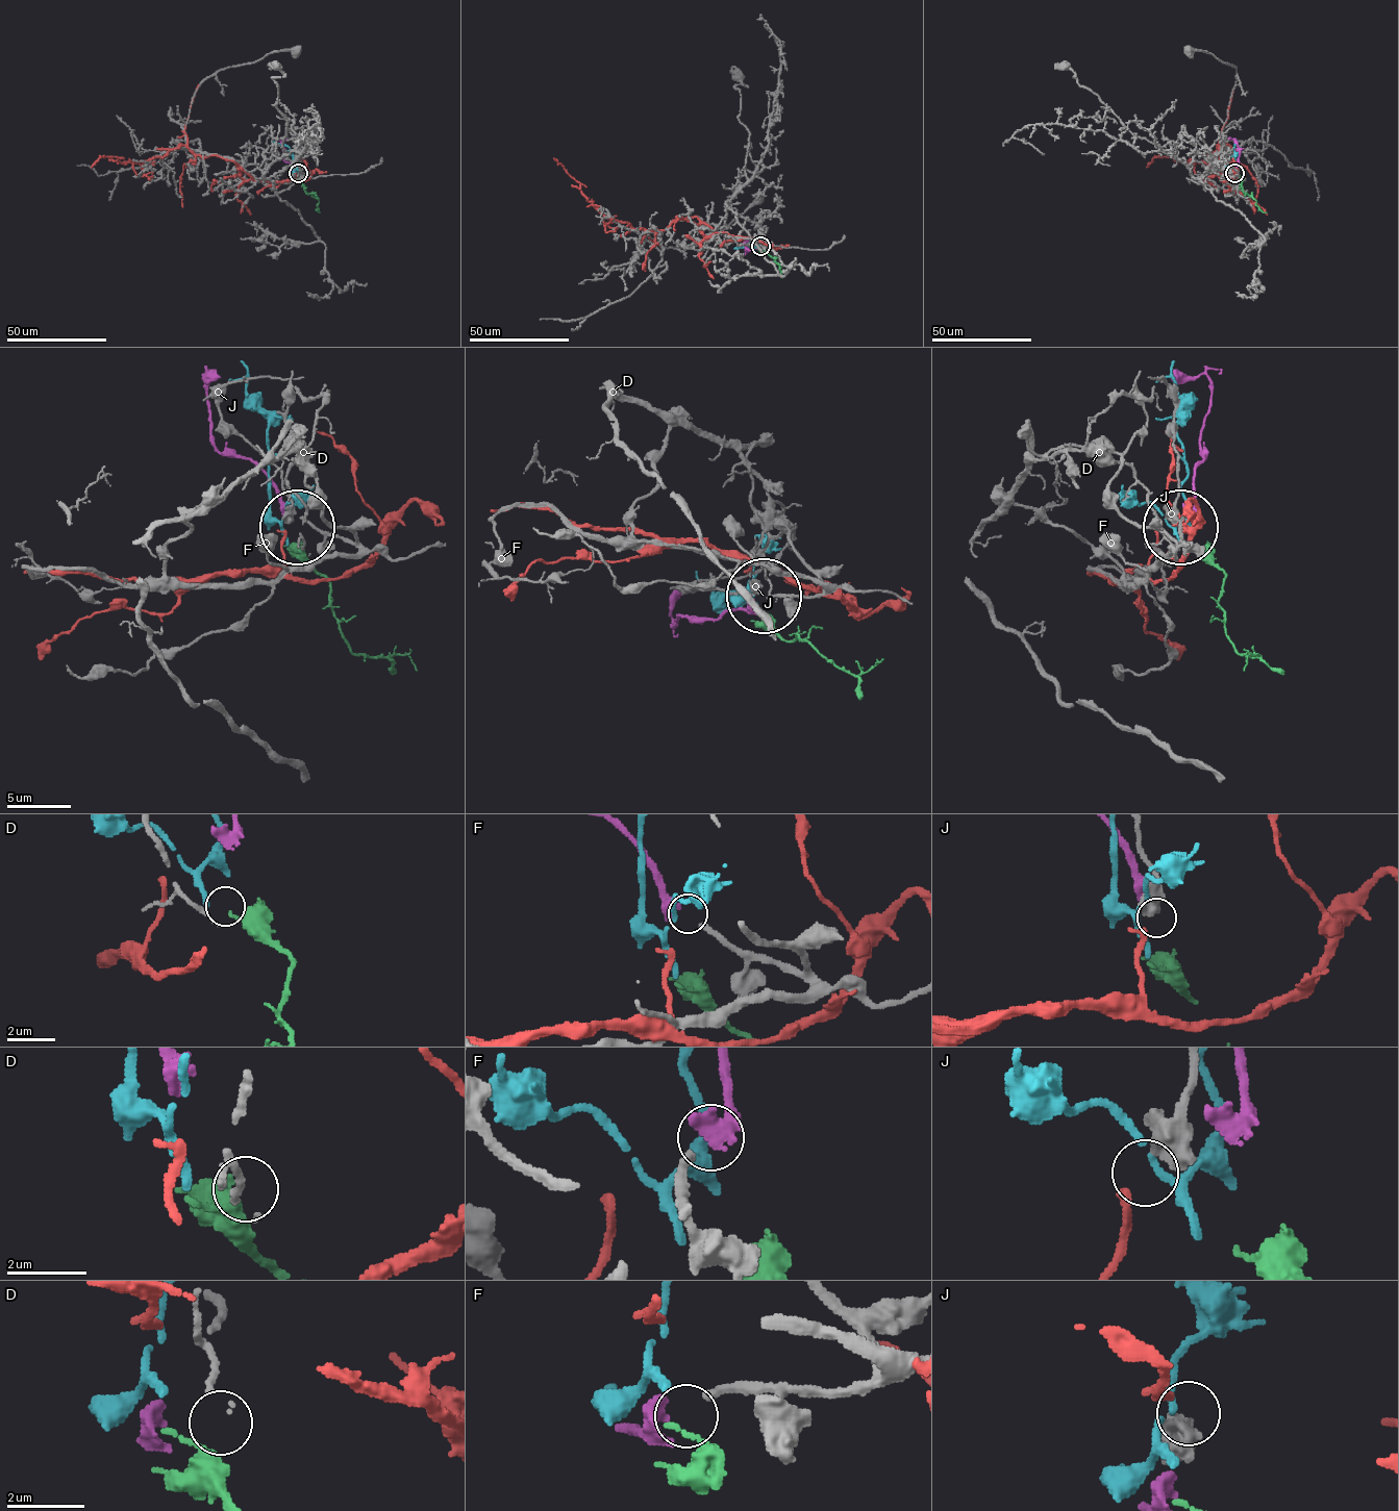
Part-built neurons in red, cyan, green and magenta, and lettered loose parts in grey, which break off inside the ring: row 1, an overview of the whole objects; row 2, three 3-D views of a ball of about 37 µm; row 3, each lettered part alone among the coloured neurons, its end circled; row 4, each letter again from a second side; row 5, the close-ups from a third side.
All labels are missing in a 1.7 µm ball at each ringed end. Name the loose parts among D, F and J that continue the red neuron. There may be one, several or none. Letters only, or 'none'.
J

